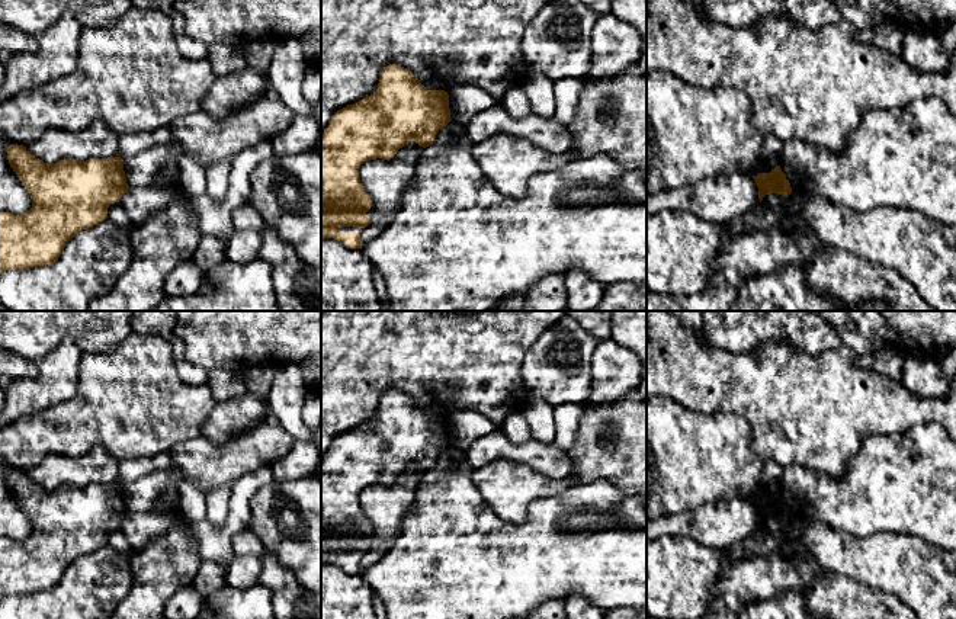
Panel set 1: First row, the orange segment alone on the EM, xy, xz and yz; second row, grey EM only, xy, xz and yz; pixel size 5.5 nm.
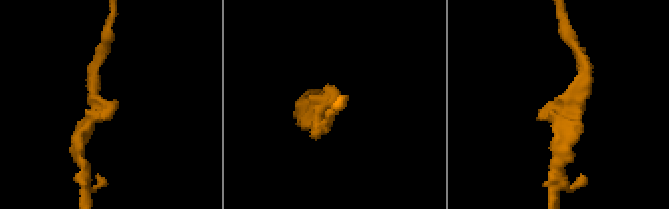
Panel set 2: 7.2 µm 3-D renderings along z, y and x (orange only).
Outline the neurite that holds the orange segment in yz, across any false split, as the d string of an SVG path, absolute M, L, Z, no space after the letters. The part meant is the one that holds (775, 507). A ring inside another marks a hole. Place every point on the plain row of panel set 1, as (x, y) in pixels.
M776 491L770 498L758 498L753 504L758 513L760 527L766 520L777 519L787 523L792 519L790 509L780 491Z

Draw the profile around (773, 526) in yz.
M771 519L771 520L766 520L761 526L761 529L764 529L767 533L770 535L774 535L774 536L782 536L783 532L786 530L786 527L789 525L793 525L796 523L798 520L796 519L790 519L787 523L786 522L782 522L782 520L777 520L777 519Z

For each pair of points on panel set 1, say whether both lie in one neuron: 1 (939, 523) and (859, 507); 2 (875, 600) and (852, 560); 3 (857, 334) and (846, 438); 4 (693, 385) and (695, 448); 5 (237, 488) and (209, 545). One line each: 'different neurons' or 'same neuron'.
1: same neuron
2: different neurons
3: different neurons
4: different neurons
5: same neuron

